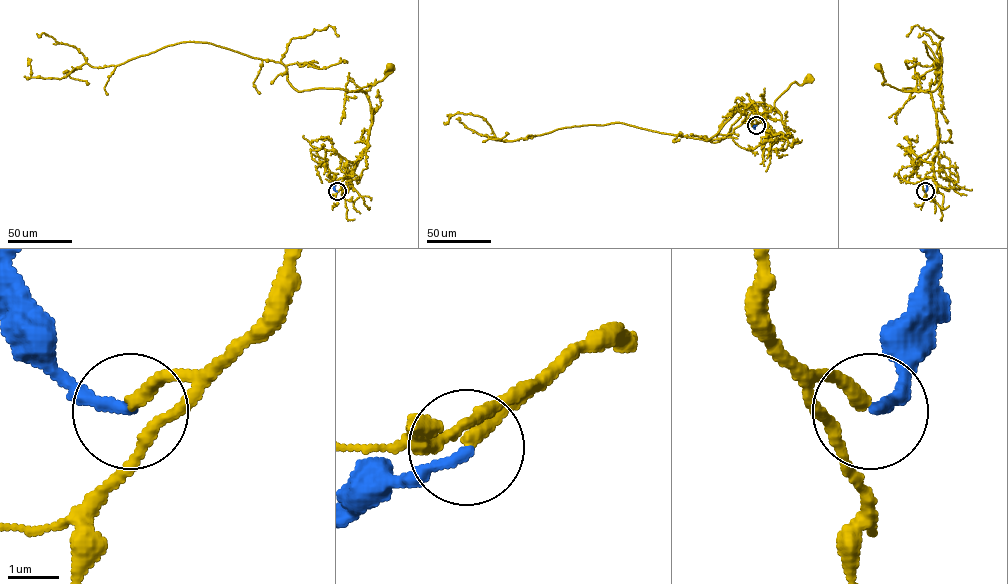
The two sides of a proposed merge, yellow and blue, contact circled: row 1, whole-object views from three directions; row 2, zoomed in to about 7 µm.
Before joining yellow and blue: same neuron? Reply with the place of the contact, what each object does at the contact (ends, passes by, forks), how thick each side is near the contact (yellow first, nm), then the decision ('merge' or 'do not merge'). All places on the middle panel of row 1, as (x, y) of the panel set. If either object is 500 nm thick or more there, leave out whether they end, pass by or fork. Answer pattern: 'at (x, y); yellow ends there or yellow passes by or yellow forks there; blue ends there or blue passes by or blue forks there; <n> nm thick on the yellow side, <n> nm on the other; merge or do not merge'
at (756, 125); yellow ends there; blue ends there; 280 nm thick on the yellow side, 200 nm on the other; do not merge

